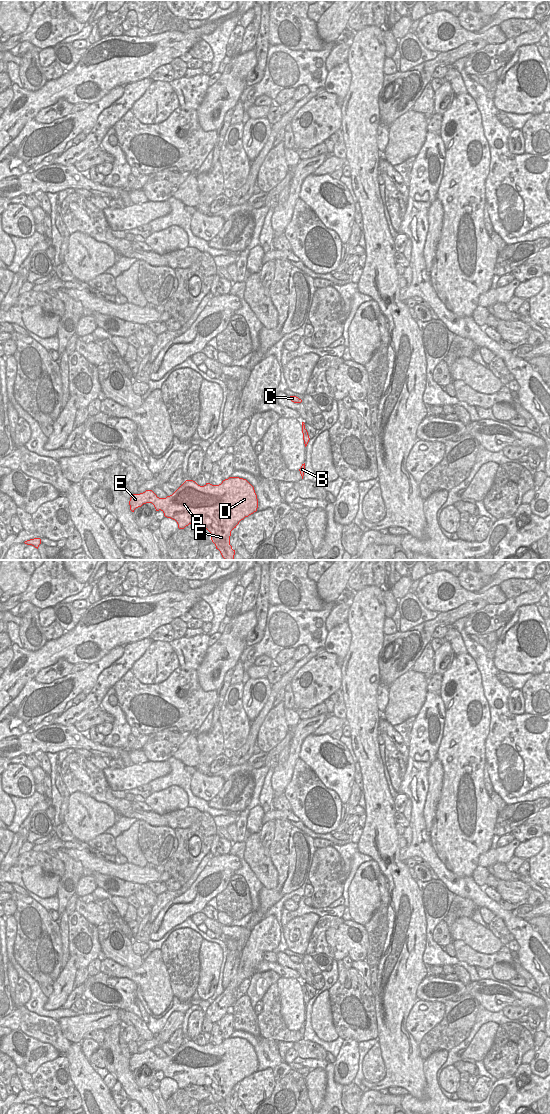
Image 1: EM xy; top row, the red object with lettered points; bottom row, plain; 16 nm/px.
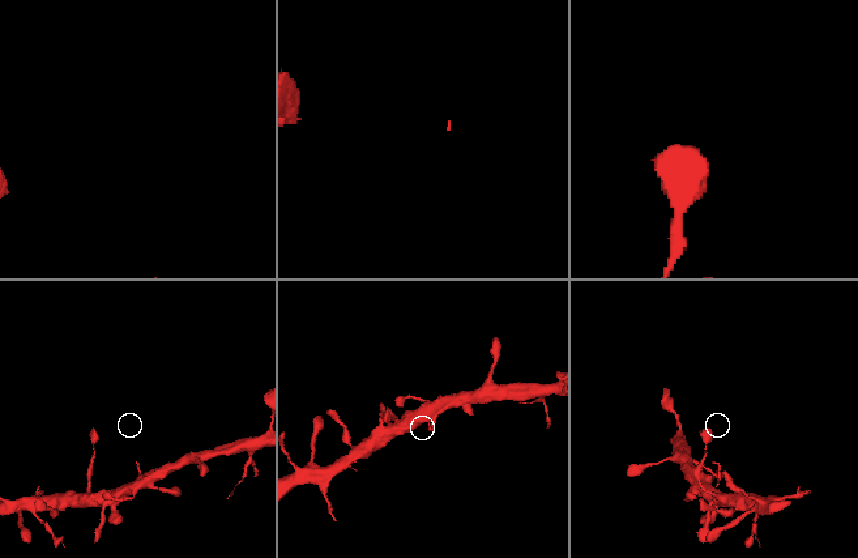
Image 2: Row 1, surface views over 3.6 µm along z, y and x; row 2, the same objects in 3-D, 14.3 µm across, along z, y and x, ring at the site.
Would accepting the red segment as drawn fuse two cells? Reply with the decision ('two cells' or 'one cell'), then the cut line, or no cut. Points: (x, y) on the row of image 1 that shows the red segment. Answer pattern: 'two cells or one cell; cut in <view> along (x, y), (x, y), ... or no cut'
one cell; no cut

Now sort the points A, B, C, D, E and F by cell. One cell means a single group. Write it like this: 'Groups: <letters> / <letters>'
Groups: A B C D E F.

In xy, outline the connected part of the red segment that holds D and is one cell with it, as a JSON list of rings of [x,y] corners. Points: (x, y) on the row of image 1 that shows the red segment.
[[[229,477],[219,485],[206,483],[198,485],[193,480],[186,480],[172,495],[159,498],[152,490],[131,495],[130,510],[141,507],[143,504],[152,503],[156,511],[161,510],[164,516],[175,520],[179,529],[184,529],[189,524],[203,526],[211,534],[215,544],[225,560],[235,560],[235,550],[230,545],[231,531],[236,528],[241,520],[257,511],[258,499],[254,487],[243,478]]]

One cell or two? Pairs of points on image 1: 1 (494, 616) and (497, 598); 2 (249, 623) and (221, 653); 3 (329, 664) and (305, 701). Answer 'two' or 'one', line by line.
1: two
2: one
3: one

